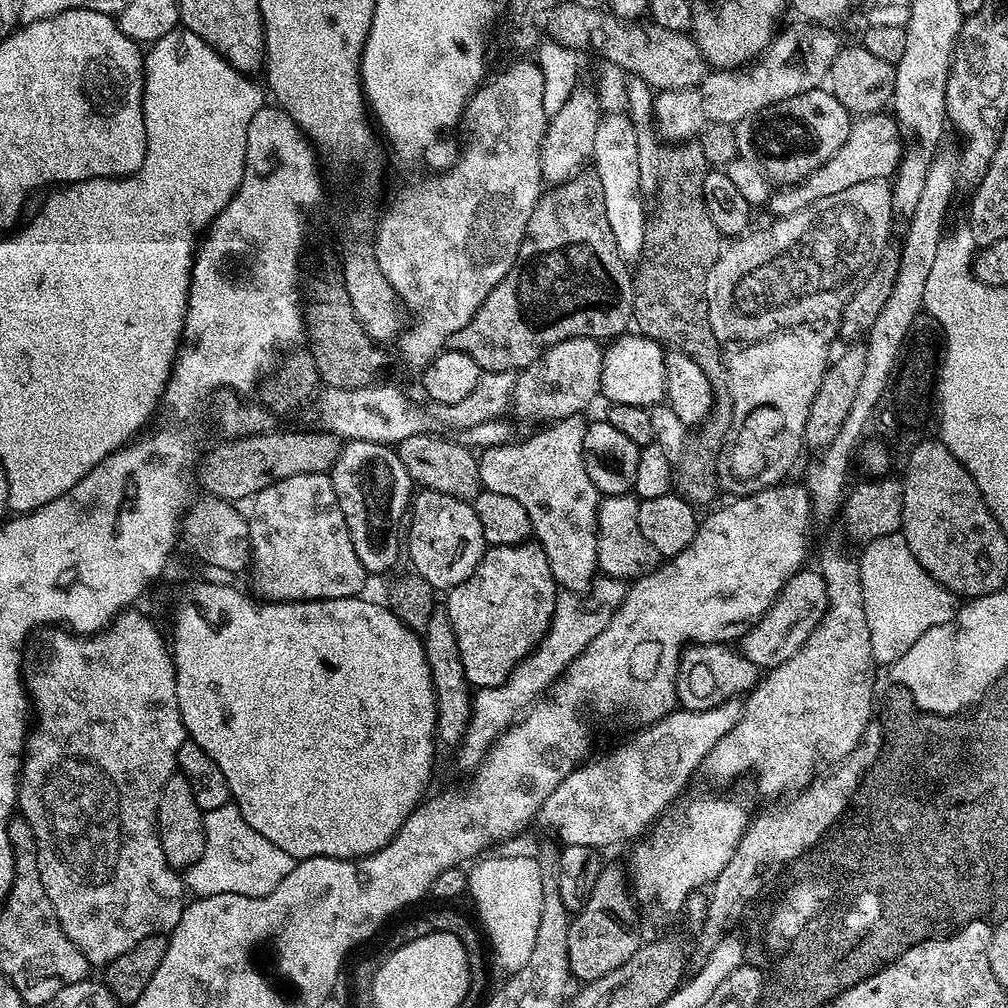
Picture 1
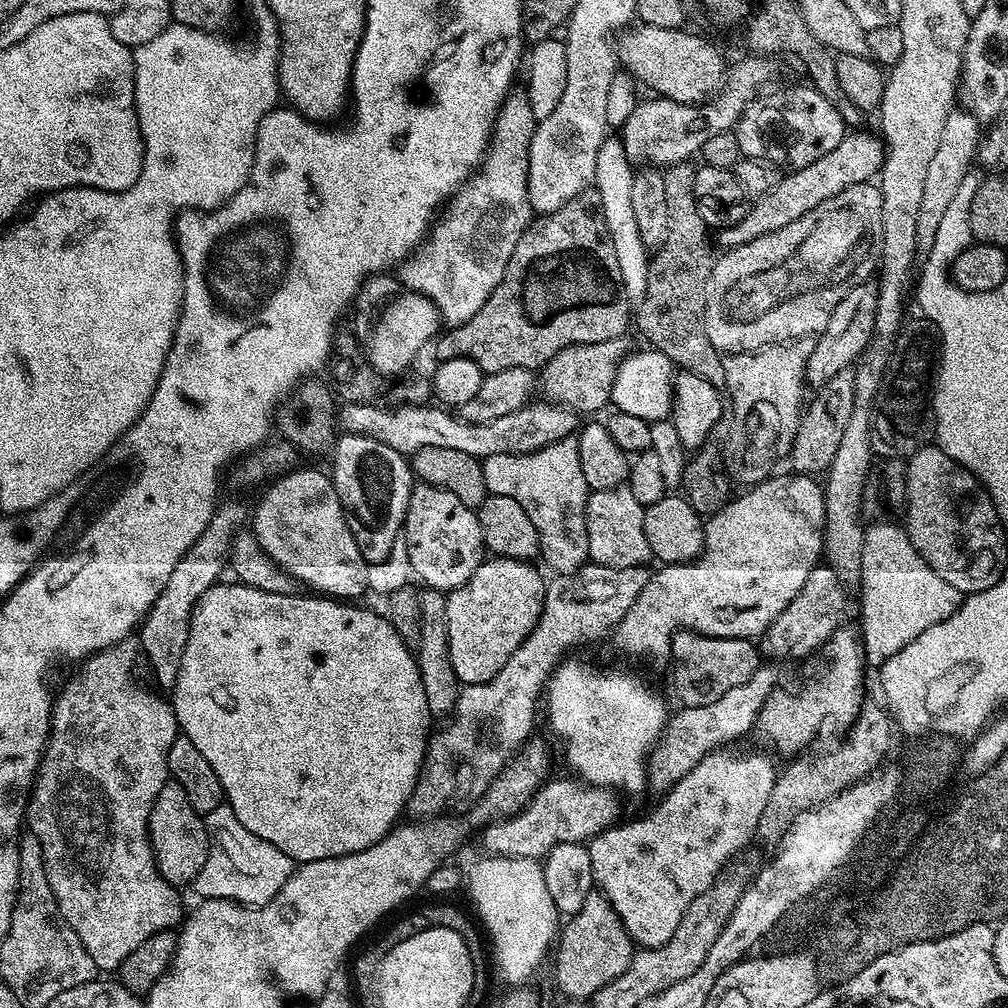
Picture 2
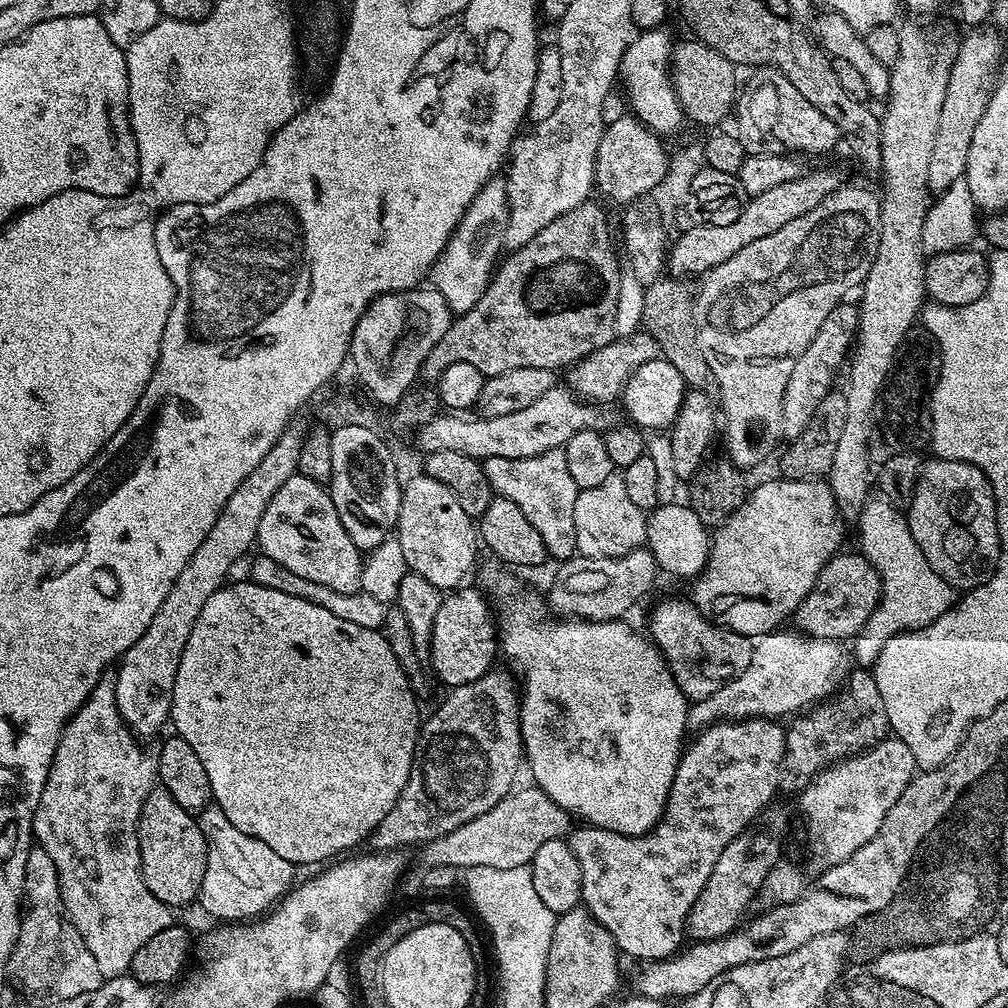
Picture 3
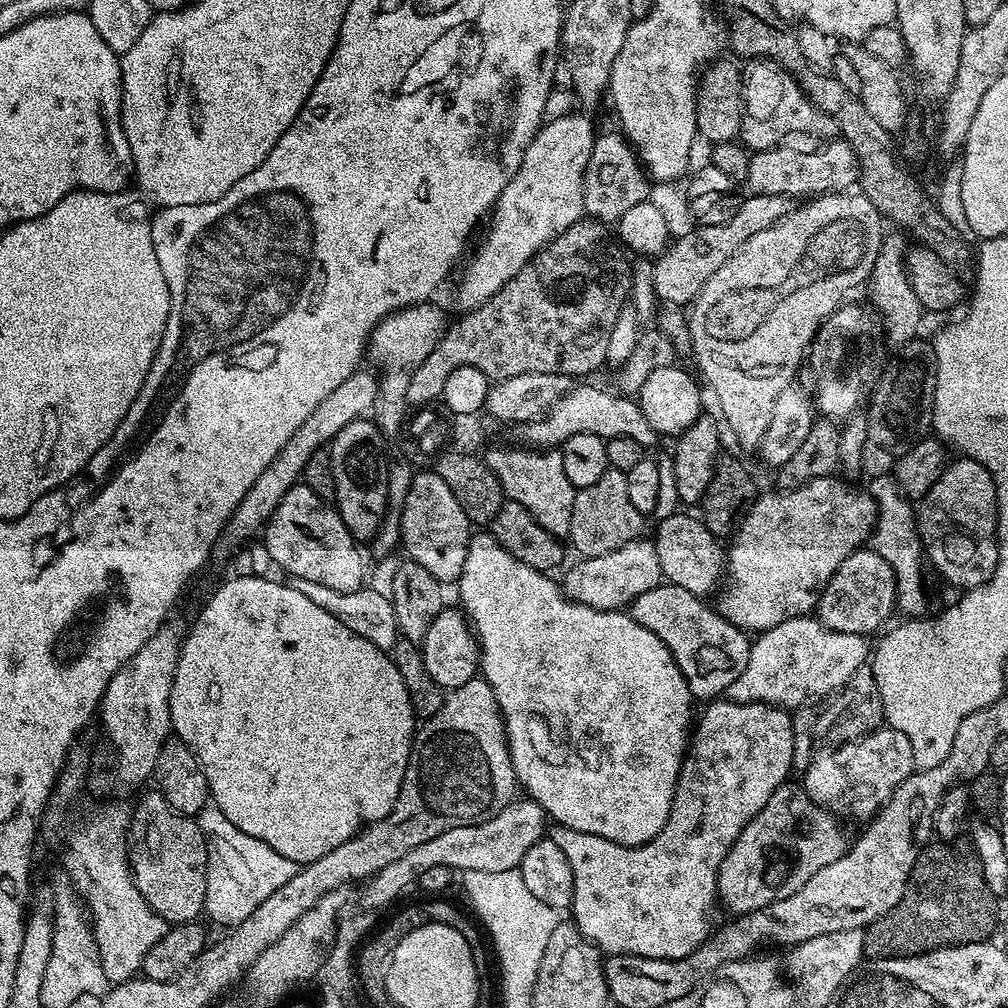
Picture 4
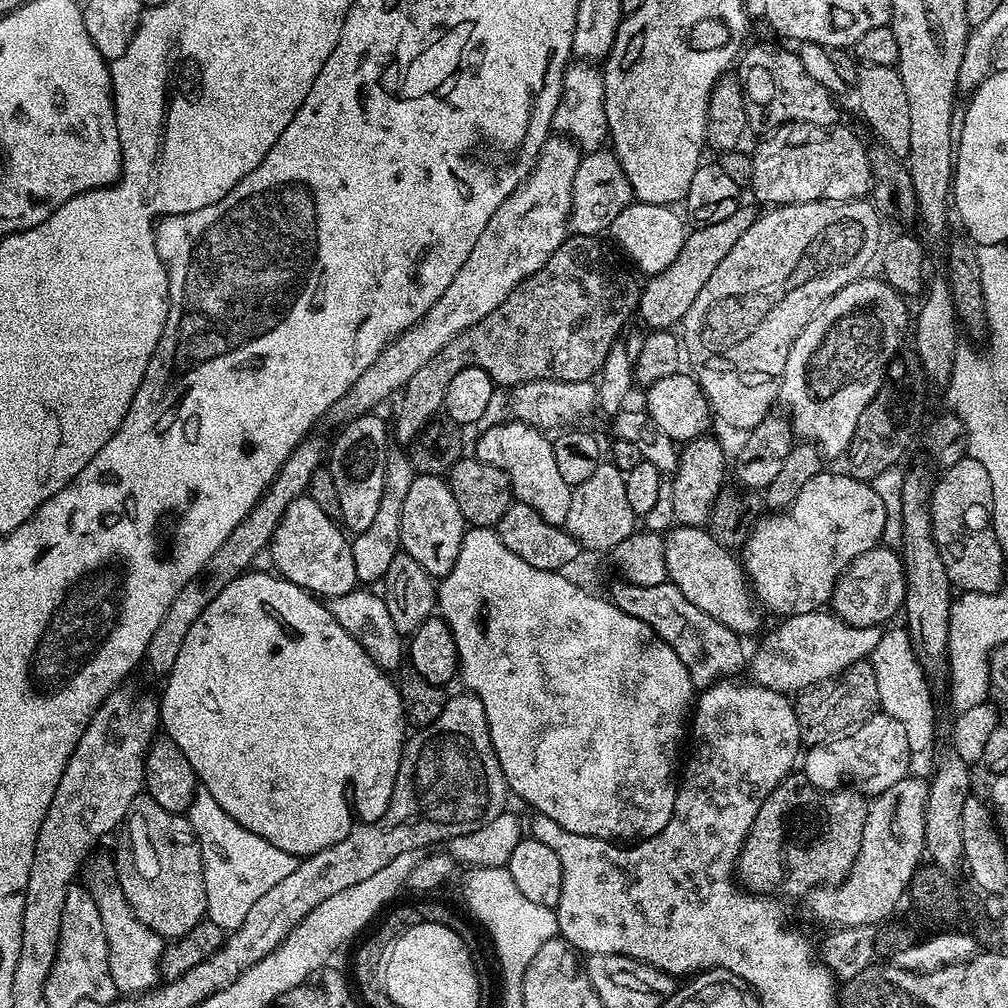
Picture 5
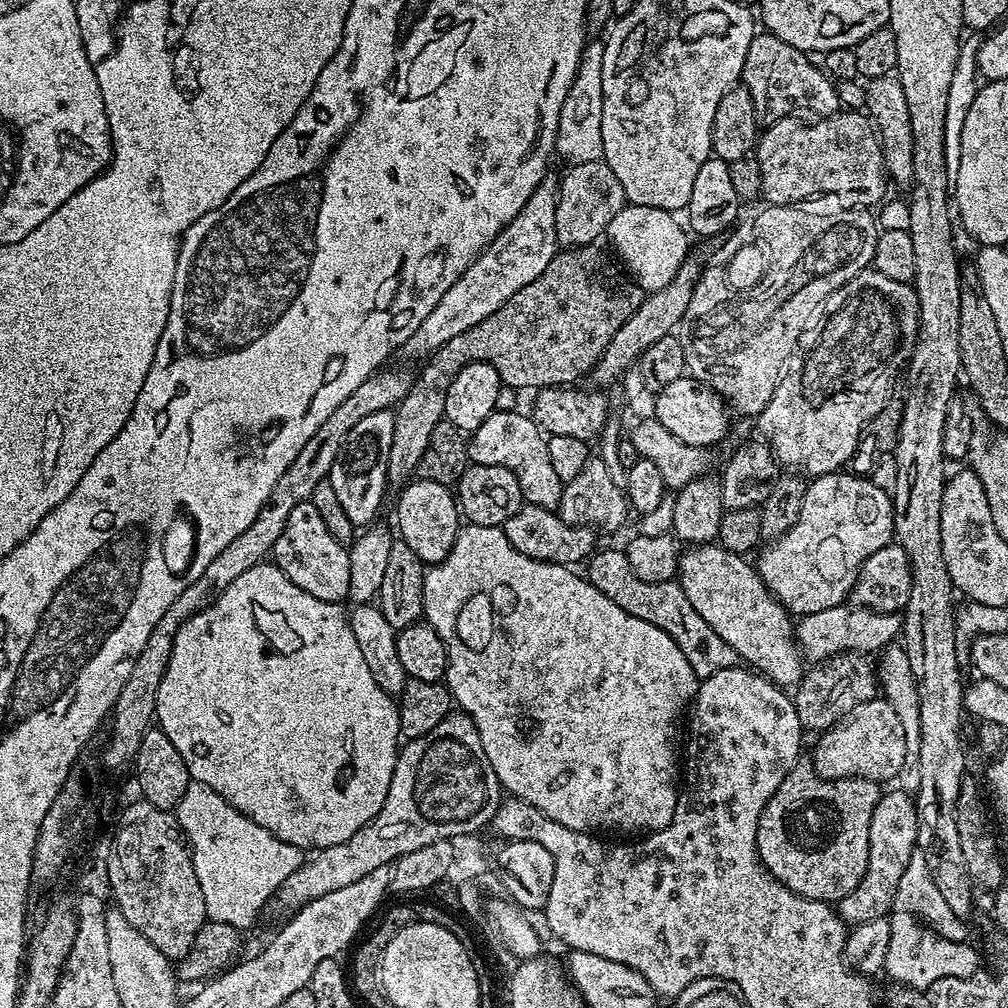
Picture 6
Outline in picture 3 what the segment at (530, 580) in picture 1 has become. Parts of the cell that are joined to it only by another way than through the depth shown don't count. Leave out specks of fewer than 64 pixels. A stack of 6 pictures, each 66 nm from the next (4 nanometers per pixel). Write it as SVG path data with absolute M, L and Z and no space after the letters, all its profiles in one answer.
M461 586L449 591L441 599L434 620L430 668L432 664L437 678L448 690L466 686L493 671L492 659L498 656L498 628L494 623L494 612L488 609L488 604L484 601L485 593L479 587L468 587Z

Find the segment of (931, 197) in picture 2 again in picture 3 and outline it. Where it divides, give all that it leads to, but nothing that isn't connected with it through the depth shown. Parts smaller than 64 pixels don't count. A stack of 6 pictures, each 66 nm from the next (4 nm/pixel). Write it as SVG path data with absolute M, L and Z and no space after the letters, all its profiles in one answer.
M972 30L968 37L963 37L958 46L958 54L954 58L954 66L950 70L950 82L946 82L946 99L942 101L942 115L938 117L938 135L934 138L934 151L930 157L928 171L928 191L939 194L950 190L950 186L964 179L966 170L966 158L970 158L970 142L974 138L974 129L978 127L978 121L988 105L988 97L992 95L992 89L997 83L996 71L1000 68L1000 59L1004 56L1004 44L996 32L984 32L988 30Z

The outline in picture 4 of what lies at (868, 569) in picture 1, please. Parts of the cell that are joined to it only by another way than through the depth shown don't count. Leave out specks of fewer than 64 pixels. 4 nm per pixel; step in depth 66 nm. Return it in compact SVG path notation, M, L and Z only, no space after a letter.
M891 475L874 476L867 481L866 491L876 500L876 524L872 527L870 547L886 558L890 570L894 570L896 579L896 607L900 612L908 612L909 617L916 618L927 602L928 596L924 593L924 566L926 558L922 553L920 534L916 531L916 512L913 501L909 500L896 486Z

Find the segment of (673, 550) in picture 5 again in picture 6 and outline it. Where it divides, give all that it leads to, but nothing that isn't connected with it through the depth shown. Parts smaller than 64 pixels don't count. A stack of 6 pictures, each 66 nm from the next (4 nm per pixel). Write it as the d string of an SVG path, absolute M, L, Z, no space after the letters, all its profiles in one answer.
M716 542L688 546L679 553L678 583L690 598L690 606L702 614L714 634L733 648L747 667L779 688L795 689L804 677L806 664L796 642L793 617L764 585L759 571L746 561Z

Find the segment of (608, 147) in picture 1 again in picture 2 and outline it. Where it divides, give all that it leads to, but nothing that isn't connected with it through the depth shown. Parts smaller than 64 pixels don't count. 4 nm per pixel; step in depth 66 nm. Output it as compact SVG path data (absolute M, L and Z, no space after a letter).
M605 138L598 150L596 179L594 187L602 198L602 210L606 230L610 230L610 242L614 242L614 258L618 258L618 270L622 274L624 298L629 305L635 306L646 296L648 281L648 262L650 250L643 244L630 202L634 165L624 152L624 144L618 138Z

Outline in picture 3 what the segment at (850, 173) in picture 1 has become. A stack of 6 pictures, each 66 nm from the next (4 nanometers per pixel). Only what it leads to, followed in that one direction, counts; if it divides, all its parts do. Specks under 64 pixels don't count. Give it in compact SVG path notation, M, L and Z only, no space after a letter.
M816 168L813 172L805 171L790 182L782 182L763 194L751 197L745 202L742 214L738 214L738 218L734 218L734 222L726 226L691 226L692 228L686 229L676 241L671 241L667 249L667 271L676 278L693 278L692 276L706 274L711 268L722 266L726 258L734 258L734 254L738 254L738 250L743 250L745 246L750 246L750 242L758 242L758 238L767 238L770 234L782 230L786 222L794 222L794 218L810 214L814 206L822 203L832 192L837 192L841 186L842 180L834 169Z

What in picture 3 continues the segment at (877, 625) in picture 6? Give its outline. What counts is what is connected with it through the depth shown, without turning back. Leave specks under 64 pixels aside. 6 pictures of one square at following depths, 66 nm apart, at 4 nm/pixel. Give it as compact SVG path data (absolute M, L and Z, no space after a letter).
M777 630L759 637L752 649L750 666L746 666L738 678L726 682L722 690L714 690L710 698L695 701L689 707L689 729L703 730L709 724L726 720L784 718L780 716L787 712L799 713L831 697L845 683L850 672L850 656L843 643L819 640L799 630L784 631Z

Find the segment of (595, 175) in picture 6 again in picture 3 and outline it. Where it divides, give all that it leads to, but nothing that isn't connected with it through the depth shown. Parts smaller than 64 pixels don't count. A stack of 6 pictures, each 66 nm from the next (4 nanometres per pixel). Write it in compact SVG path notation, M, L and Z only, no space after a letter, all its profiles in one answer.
M631 114L624 115L618 122L605 124L596 155L595 187L598 192L619 206L647 197L667 174L670 152L664 149L664 144L661 137Z

